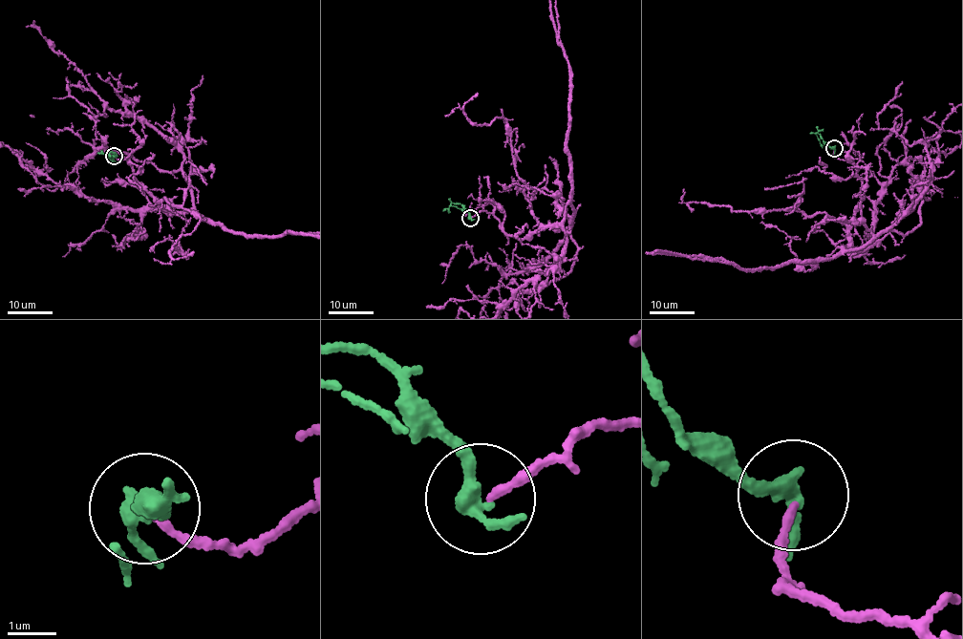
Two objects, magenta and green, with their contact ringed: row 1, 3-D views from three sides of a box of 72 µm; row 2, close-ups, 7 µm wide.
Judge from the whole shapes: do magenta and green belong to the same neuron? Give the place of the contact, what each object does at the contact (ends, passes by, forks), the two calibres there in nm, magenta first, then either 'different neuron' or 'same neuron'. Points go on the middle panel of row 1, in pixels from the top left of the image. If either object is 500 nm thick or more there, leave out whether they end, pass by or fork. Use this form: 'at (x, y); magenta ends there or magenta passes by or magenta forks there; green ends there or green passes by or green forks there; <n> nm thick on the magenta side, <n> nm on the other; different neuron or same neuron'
at (470, 218); magenta ends there; green passes by; 160 nm thick on the magenta side, 280 nm on the other; same neuron

